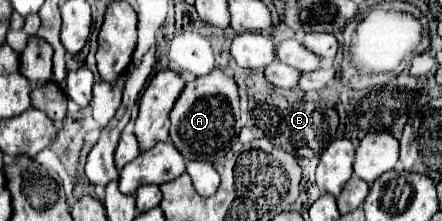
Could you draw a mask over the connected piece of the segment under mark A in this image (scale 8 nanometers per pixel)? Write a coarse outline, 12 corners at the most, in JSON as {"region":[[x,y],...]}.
{"region":[[216,68],[170,112],[186,160],[220,160],[242,130],[238,86]]}

